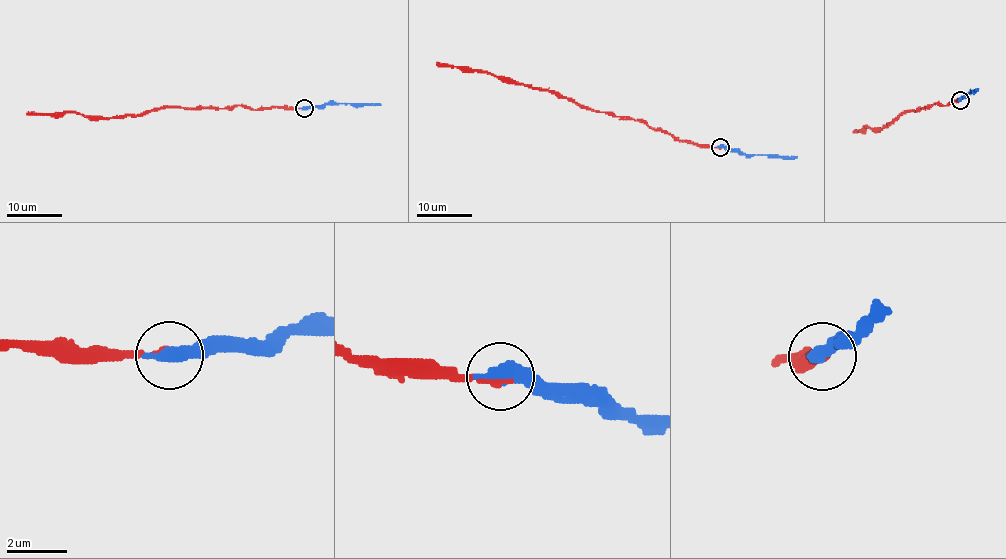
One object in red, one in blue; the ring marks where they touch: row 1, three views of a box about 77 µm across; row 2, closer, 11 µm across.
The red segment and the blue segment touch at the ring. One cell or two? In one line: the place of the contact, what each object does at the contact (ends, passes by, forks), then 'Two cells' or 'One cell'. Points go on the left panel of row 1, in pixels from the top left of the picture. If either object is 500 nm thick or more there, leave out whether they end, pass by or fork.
Place: (304, 108). One cell

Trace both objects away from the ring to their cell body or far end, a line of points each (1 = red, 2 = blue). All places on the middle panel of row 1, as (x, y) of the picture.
1: (720, 147), (679, 141), (638, 120), (596, 112), (547, 90), (508, 83), (485, 72), (440, 66), (436, 62)
2: (720, 147), (737, 149), (746, 155), (797, 156)

